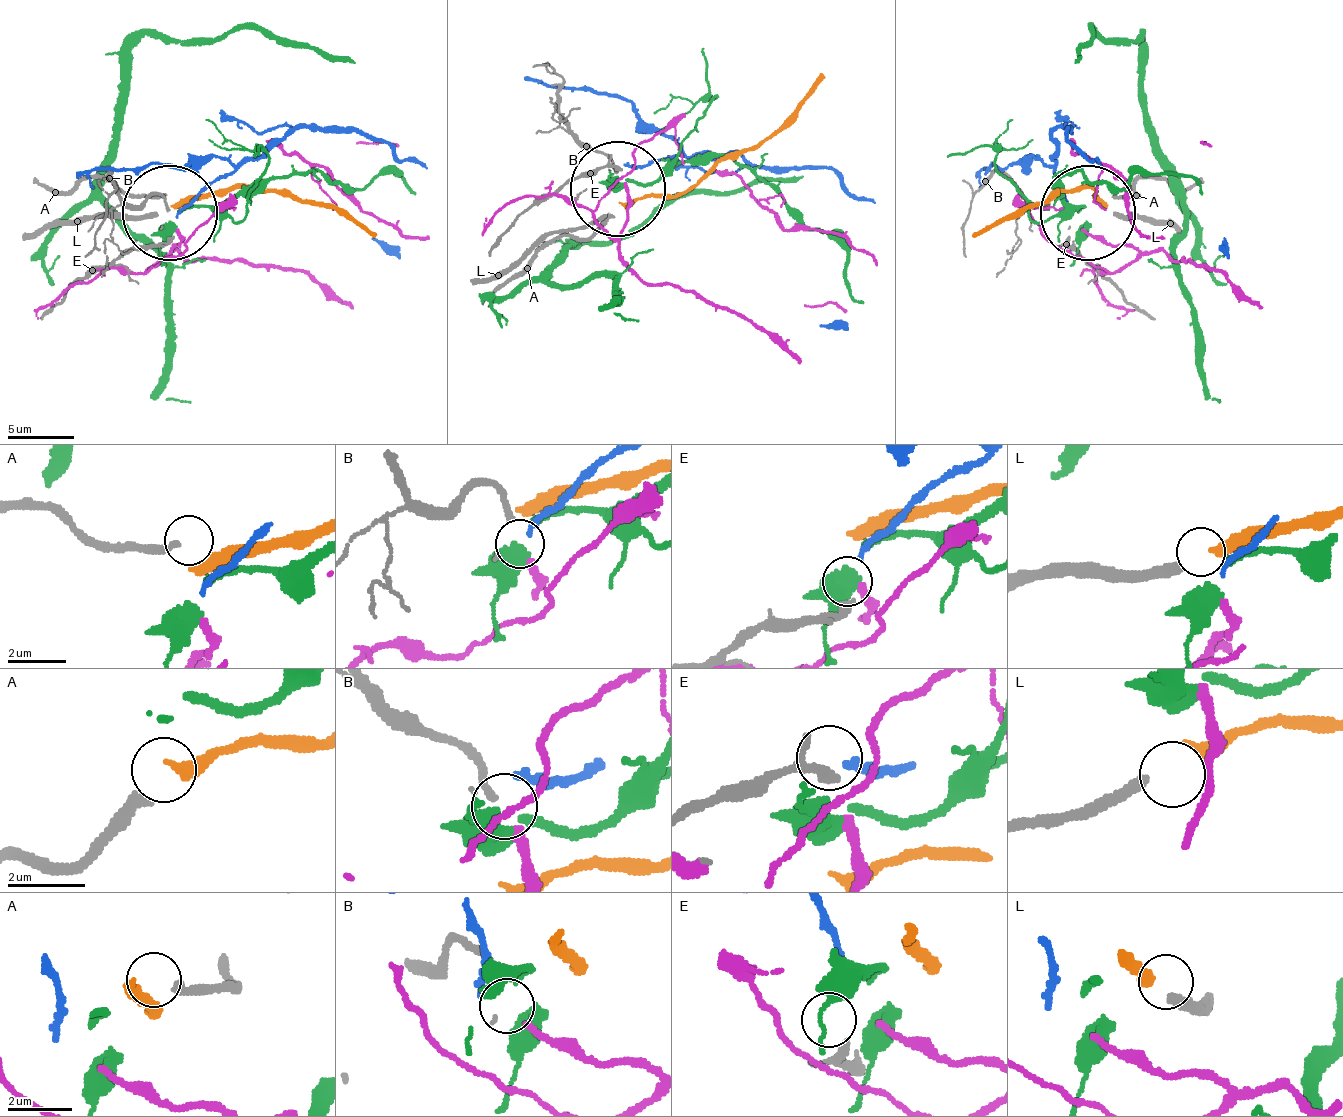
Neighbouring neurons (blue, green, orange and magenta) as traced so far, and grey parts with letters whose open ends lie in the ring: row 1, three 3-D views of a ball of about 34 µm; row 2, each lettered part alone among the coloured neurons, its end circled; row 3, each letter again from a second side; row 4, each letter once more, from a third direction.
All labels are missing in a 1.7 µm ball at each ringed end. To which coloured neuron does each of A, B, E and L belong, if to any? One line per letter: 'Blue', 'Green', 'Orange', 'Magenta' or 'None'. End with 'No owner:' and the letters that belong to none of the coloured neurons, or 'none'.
A: None
B: Magenta
E: Blue
L: Orange
No owner: A

